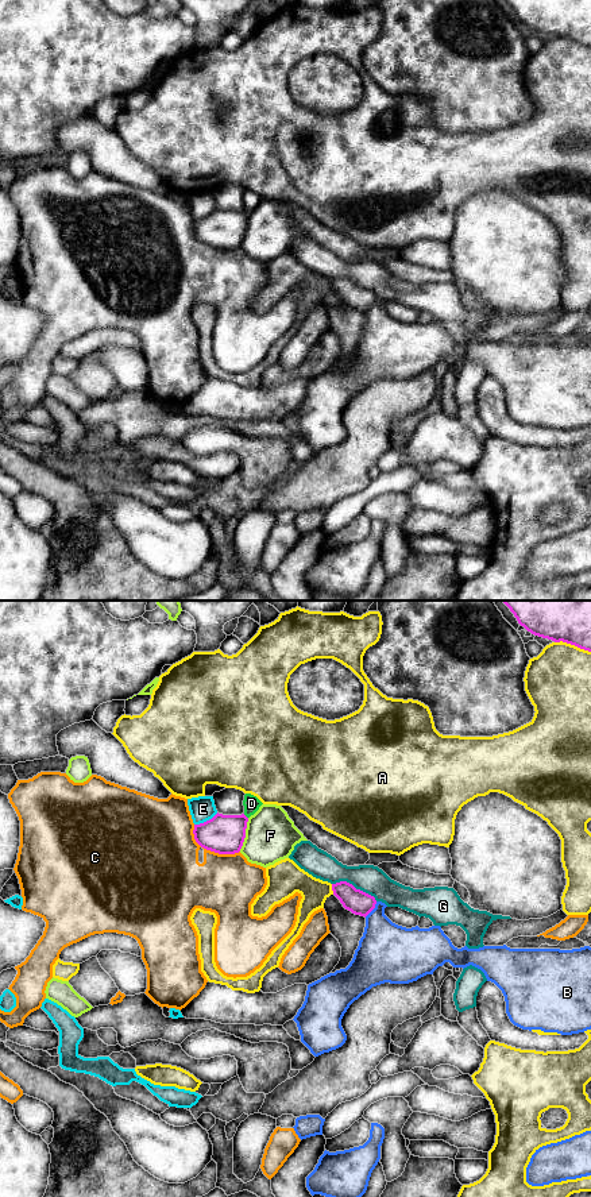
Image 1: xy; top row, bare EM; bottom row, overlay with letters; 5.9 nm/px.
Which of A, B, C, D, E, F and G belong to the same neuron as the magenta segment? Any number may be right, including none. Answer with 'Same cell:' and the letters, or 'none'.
Same cell: none

